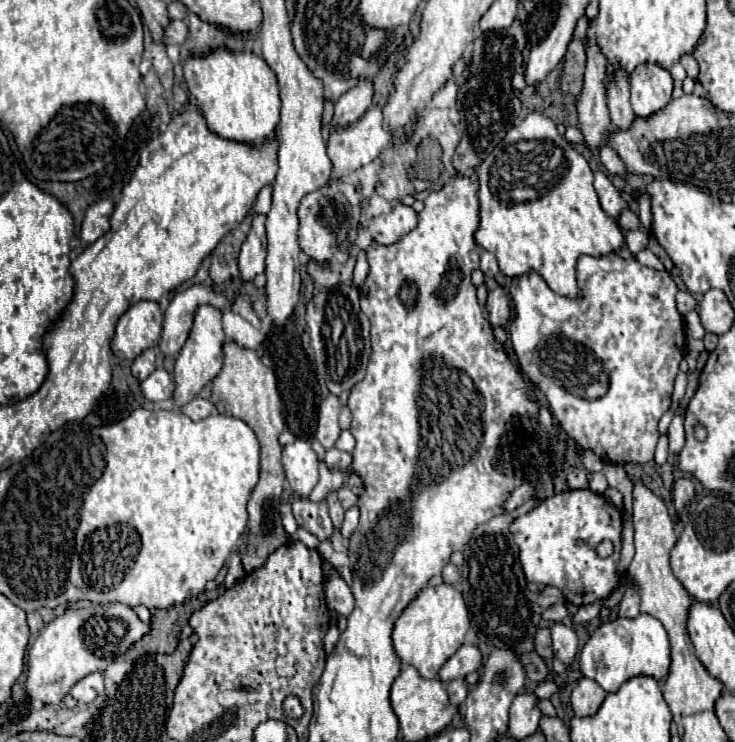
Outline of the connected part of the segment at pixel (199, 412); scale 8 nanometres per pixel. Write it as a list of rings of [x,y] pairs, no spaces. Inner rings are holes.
[[[194,397],[188,405],[184,405],[180,409],[184,415],[188,415],[192,421],[200,421],[204,417],[208,417],[214,411],[214,403],[210,399],[202,399],[202,397]]]

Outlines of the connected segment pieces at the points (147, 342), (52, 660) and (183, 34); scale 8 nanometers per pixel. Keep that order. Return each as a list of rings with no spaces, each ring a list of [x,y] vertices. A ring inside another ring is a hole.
[[[140,301],[132,305],[116,323],[112,337],[112,353],[132,361],[144,349],[156,347],[162,333],[162,311],[156,301]]]
[[[76,601],[70,603],[64,615],[56,617],[52,623],[44,627],[44,631],[36,637],[28,651],[28,673],[26,673],[26,693],[32,699],[40,699],[46,705],[58,705],[62,703],[64,695],[88,673],[104,671],[112,661],[122,657],[130,645],[134,645],[140,637],[144,637],[150,631],[148,625],[144,625],[134,611],[128,605],[122,603],[106,603],[98,605],[92,601]]]
[[[174,19],[164,29],[164,43],[178,43],[178,45],[182,45],[186,41],[186,37],[188,37],[188,25],[184,21]]]

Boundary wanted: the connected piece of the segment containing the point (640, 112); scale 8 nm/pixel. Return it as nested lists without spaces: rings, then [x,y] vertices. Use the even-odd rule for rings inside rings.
[[[642,63],[630,73],[630,103],[638,117],[648,117],[672,99],[672,75],[658,63]]]

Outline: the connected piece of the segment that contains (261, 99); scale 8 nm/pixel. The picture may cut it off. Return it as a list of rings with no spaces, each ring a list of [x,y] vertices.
[[[218,47],[204,57],[192,55],[184,59],[182,69],[190,95],[202,109],[208,127],[220,137],[260,145],[276,131],[280,121],[278,81],[260,55],[252,51],[234,53],[226,47]]]

